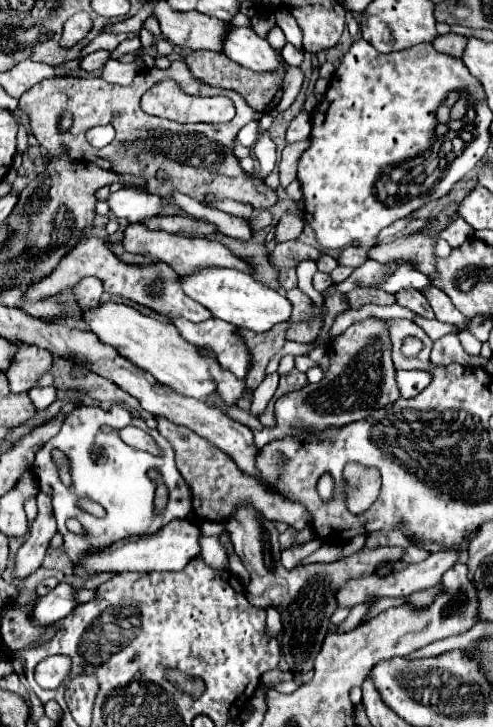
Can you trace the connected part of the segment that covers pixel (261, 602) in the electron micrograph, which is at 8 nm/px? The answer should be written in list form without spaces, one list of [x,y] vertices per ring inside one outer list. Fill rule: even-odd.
[[[241,507],[237,509],[235,517],[225,523],[225,529],[231,533],[231,541],[235,545],[235,553],[241,557],[243,565],[251,573],[251,583],[245,589],[245,595],[251,605],[257,607],[275,607],[281,613],[283,621],[283,635],[281,635],[281,651],[289,665],[289,671],[299,681],[303,673],[313,669],[313,661],[321,651],[323,639],[331,625],[331,615],[335,613],[337,605],[337,591],[345,587],[351,579],[361,575],[373,575],[375,569],[383,563],[397,563],[403,557],[401,547],[377,547],[375,551],[367,551],[361,555],[351,555],[333,563],[307,563],[297,565],[295,569],[285,569],[281,563],[263,561],[259,557],[257,543],[251,541],[251,509]]]

